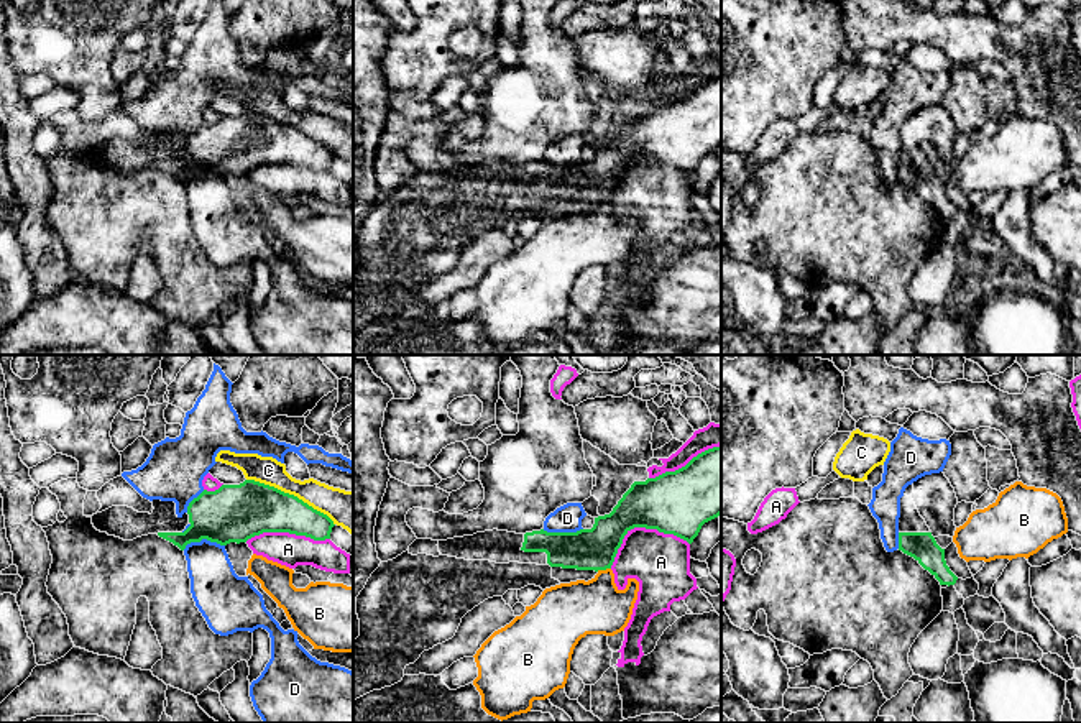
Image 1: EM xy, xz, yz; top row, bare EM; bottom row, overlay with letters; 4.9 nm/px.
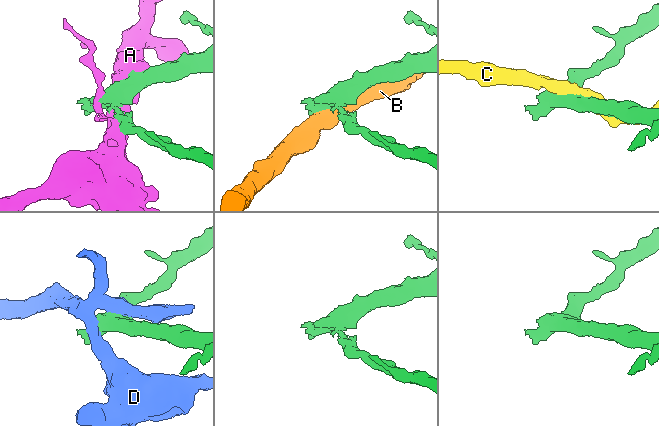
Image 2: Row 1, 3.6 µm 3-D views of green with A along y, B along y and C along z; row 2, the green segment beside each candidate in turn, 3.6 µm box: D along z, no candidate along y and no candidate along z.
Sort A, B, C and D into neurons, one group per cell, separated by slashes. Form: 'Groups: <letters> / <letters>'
Groups: A / B / C / D

